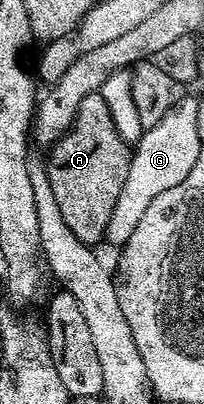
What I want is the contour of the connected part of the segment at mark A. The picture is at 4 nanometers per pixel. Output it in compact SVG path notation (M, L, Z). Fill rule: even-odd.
M98 93L85 95L77 107L75 121L67 134L50 146L45 162L54 198L69 230L87 246L94 246L95 237L102 238L117 203L118 191L131 166L128 146L117 135L105 99Z

